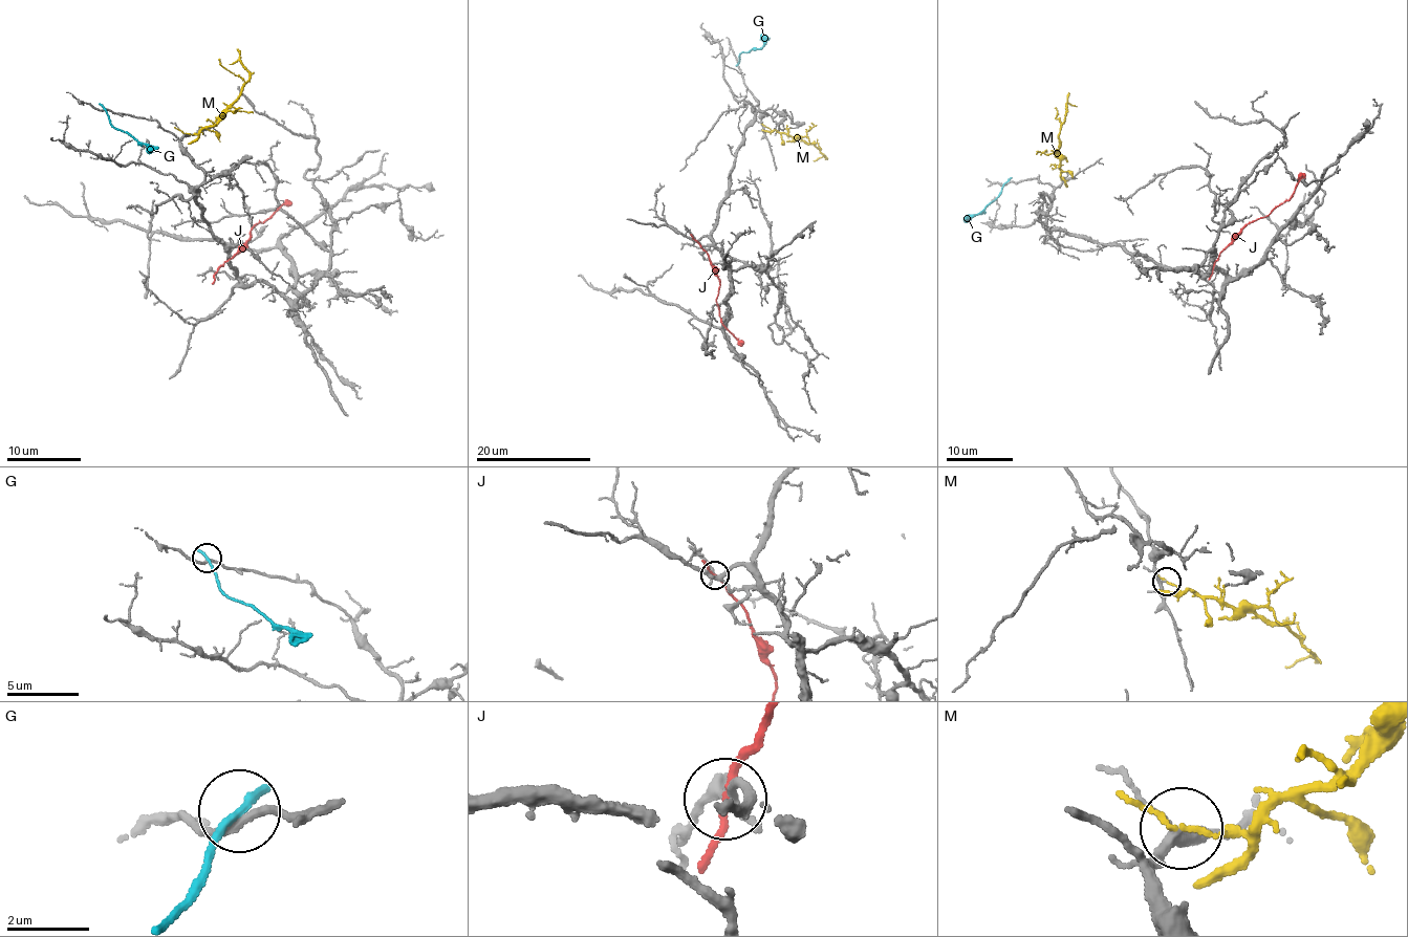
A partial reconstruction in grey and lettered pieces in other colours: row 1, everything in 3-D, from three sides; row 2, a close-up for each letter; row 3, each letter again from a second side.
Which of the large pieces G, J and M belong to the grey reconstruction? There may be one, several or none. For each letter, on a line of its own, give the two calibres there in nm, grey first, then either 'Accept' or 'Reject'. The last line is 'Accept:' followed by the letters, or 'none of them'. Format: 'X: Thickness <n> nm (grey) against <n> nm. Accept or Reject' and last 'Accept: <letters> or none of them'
G: Thickness 180 nm (grey) against 240 nm. Reject
J: Thickness 200 nm (grey) against 160 nm. Reject
M: Thickness 170 nm (grey) against 90 nm. Reject
Accept: none of them

